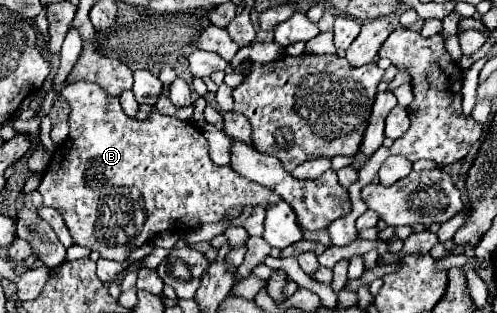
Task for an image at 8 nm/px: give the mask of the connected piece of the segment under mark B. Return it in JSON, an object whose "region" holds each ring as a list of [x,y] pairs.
{"region":[[[70,83],[62,89],[62,97],[72,107],[68,115],[70,135],[52,155],[52,163],[44,171],[38,189],[44,205],[60,211],[74,243],[98,251],[104,259],[126,261],[136,247],[154,235],[180,229],[182,225],[194,229],[204,223],[222,221],[232,207],[270,207],[282,201],[280,195],[238,175],[232,167],[218,167],[208,155],[208,141],[202,131],[190,121],[180,121],[158,111],[152,111],[144,121],[136,121],[122,111],[118,97],[106,95],[94,83]]]}

